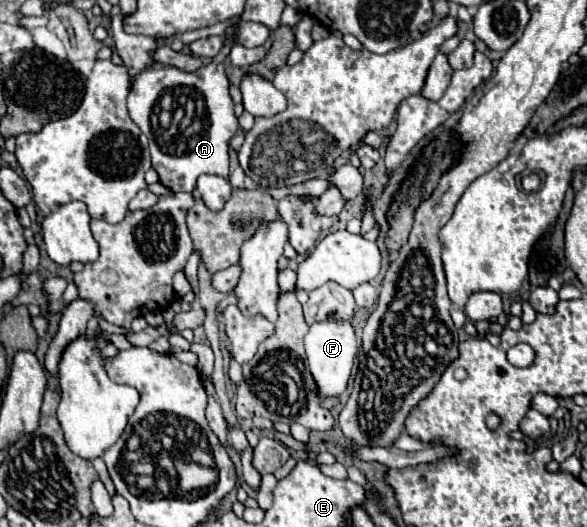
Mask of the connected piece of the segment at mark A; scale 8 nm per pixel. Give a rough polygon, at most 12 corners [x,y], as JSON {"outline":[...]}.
{"outline":[[223,65],[147,67],[131,119],[171,191],[229,175]]}

